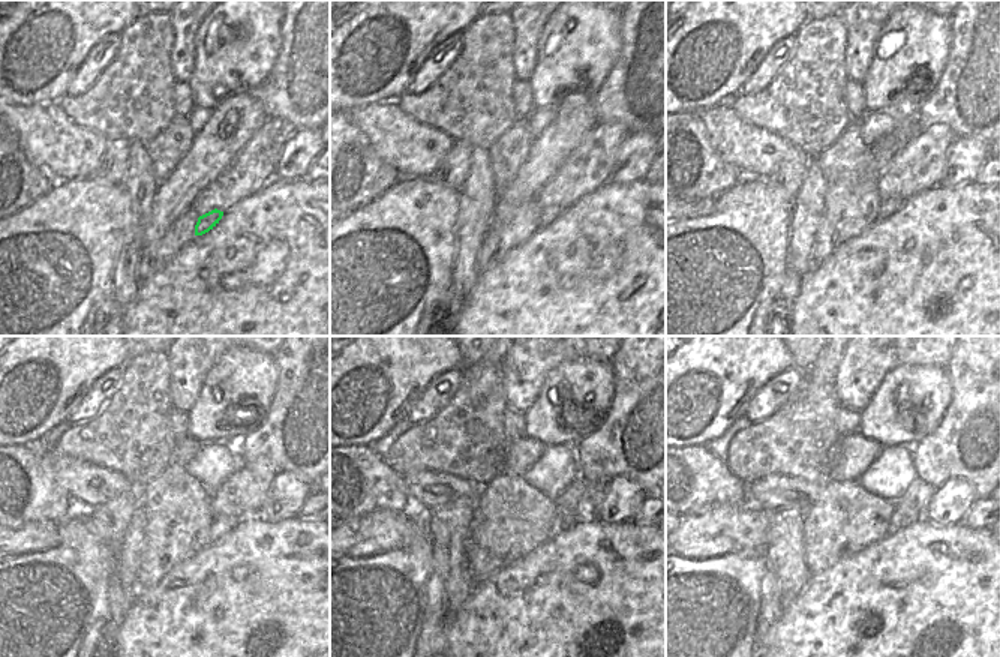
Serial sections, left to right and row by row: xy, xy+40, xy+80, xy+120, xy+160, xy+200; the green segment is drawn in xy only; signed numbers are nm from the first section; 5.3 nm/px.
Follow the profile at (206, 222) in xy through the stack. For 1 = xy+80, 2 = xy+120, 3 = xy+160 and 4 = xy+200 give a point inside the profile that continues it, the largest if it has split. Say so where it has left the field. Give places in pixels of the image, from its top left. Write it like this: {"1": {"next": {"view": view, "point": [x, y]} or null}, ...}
{"1": {"next": {"view": "xy+80", "point": [888, 207]}}, "2": {"next": {"view": "xy+120", "point": [222, 525]}}, "3": {"next": {"view": "xy+160", "point": [564, 521]}}, "4": {"next": {"view": "xy+200", "point": [906, 512]}}}

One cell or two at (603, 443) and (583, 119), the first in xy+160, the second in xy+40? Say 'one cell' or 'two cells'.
two cells

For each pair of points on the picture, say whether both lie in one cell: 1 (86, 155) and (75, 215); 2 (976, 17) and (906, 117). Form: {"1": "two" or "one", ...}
{"1": "two", "2": "two"}

